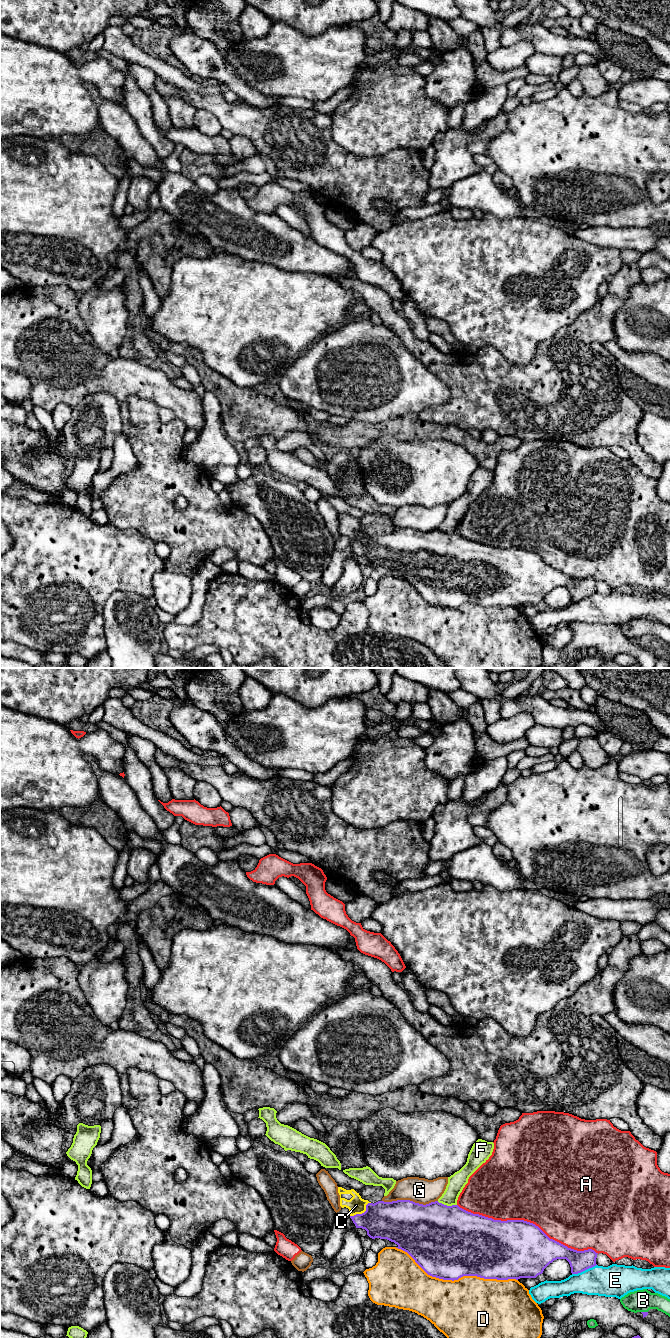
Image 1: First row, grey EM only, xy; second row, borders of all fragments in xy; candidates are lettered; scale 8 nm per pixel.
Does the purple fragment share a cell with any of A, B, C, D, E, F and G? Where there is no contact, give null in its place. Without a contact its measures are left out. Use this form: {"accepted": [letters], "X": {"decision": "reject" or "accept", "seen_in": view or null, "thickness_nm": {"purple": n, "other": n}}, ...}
{"accepted": ["C"], "A": {"decision": "reject", "seen_in": "xy", "thickness_nm": {"purple": 480, "other": 500}}, "B": {"decision": "reject", "seen_in": "xy", "thickness_nm": {"purple": 40, "other": 180}}, "C": {"decision": "accept", "seen_in": "xy", "thickness_nm": {"purple": 300, "other": 140}}, "D": {"decision": "reject", "seen_in": "xy", "thickness_nm": {"purple": 480, "other": 500}}, "E": {"decision": "reject", "seen_in": "xy", "thickness_nm": {"purple": 170, "other": 260}}, "F": {"decision": "reject", "seen_in": "xy", "thickness_nm": {"purple": 500, "other": 140}}, "G": {"decision": "reject", "seen_in": "xy", "thickness_nm": {"purple": 400, "other": 200}}}

